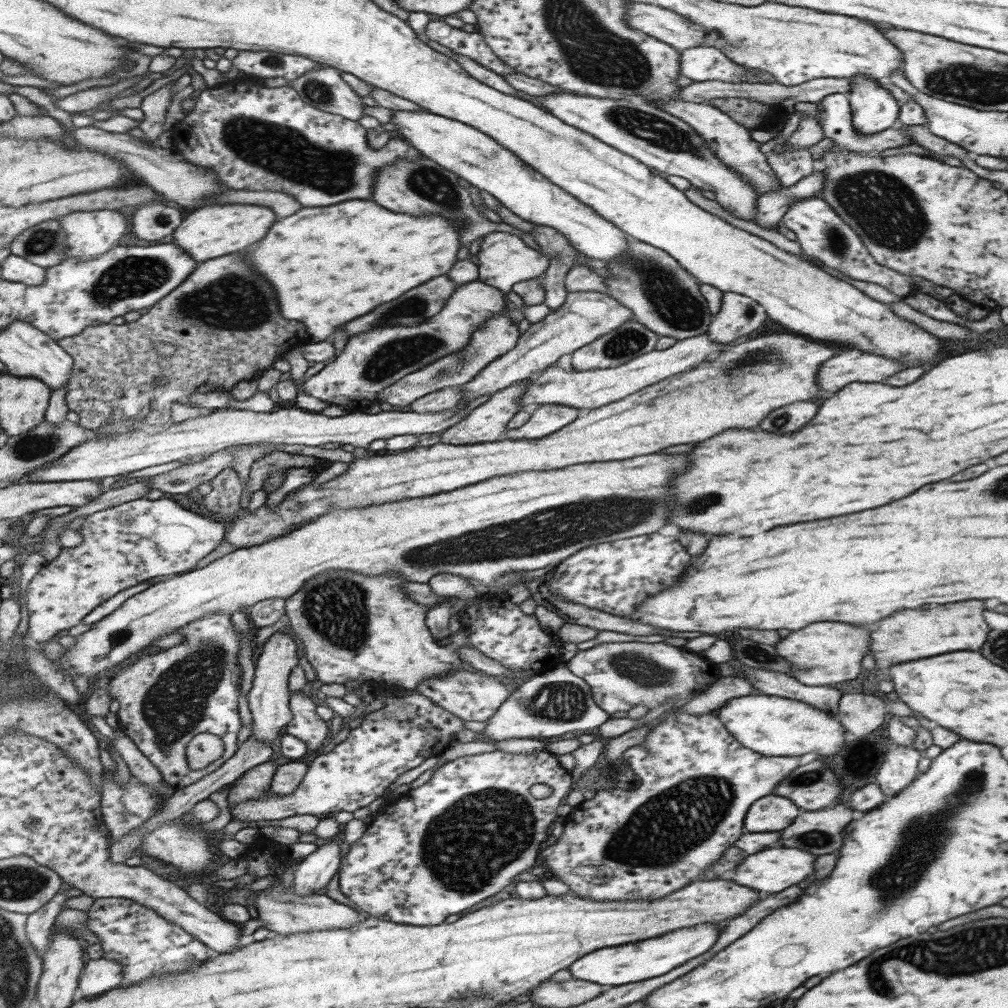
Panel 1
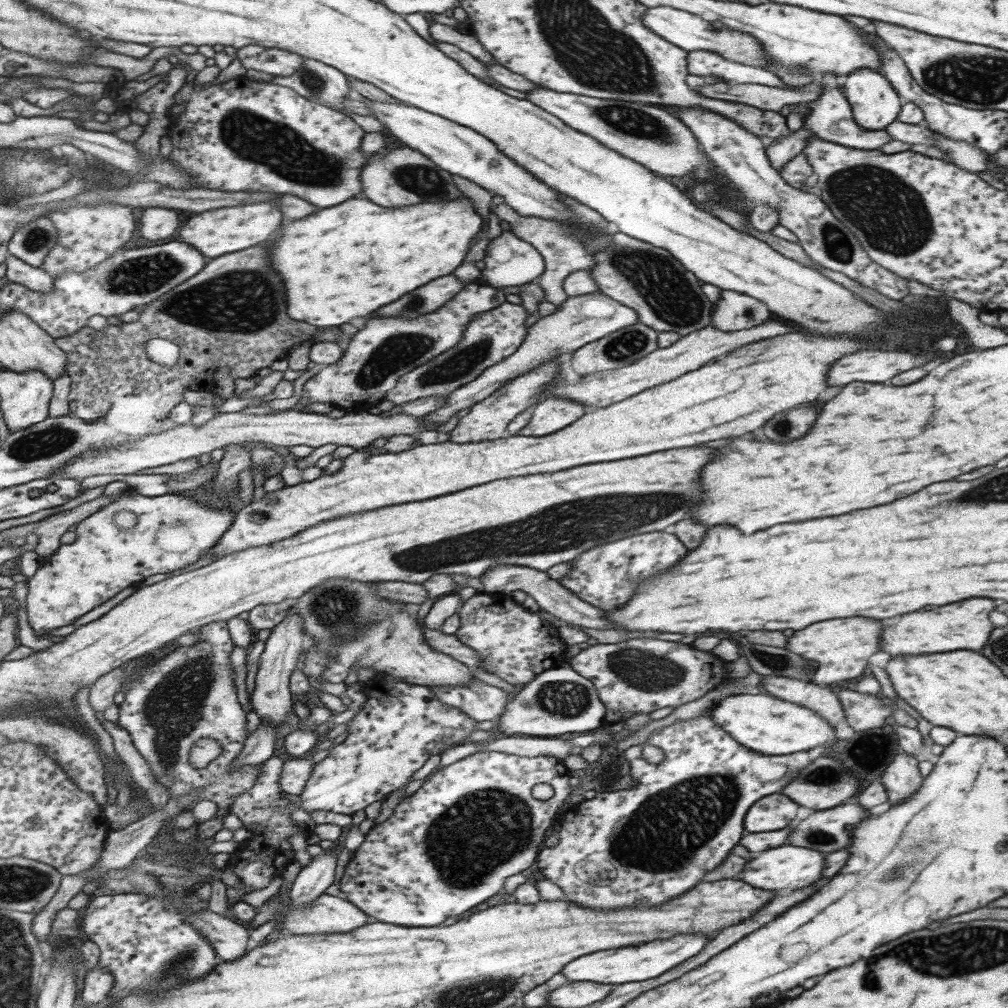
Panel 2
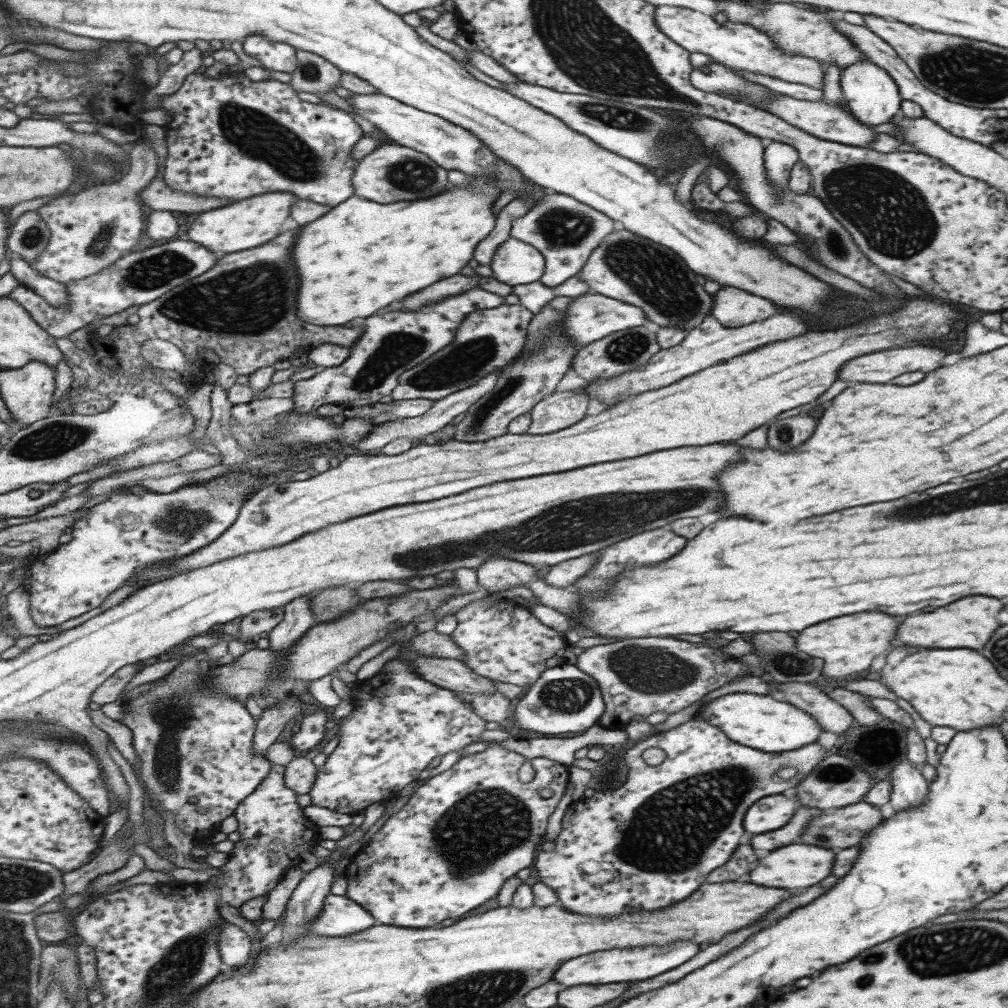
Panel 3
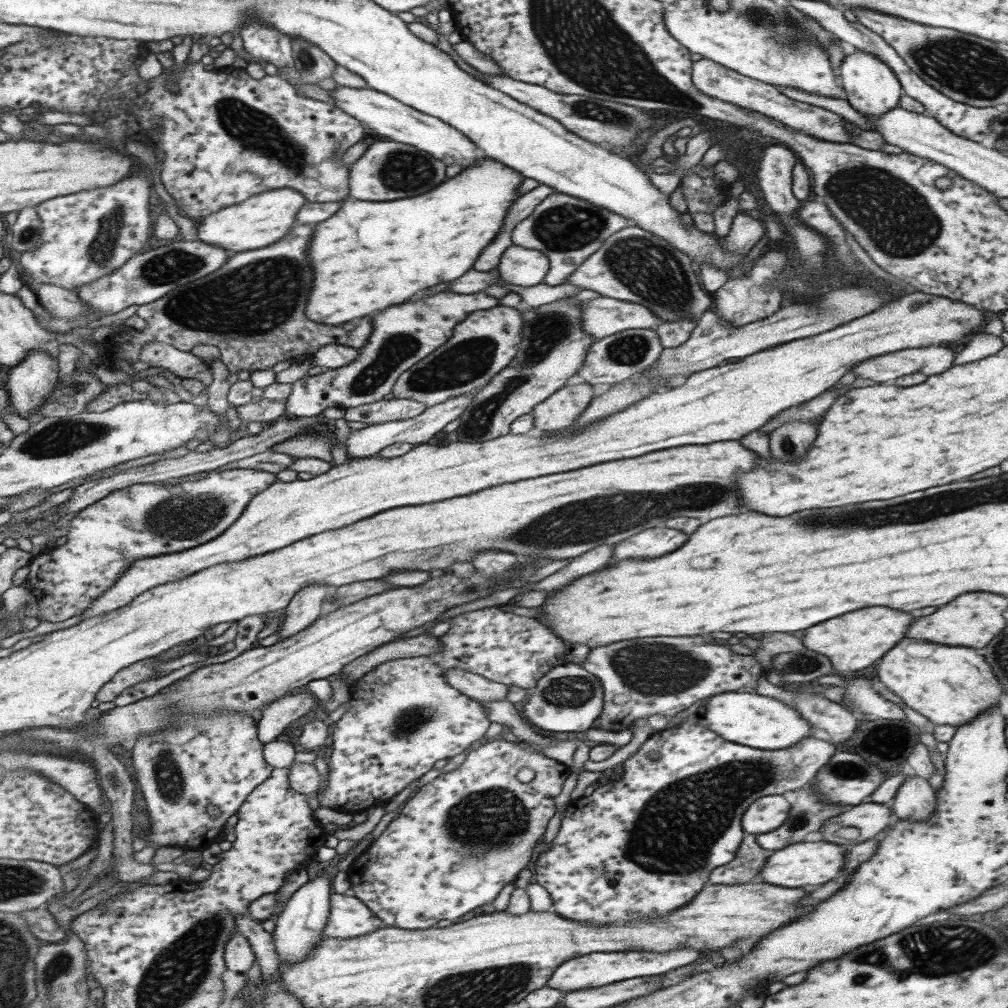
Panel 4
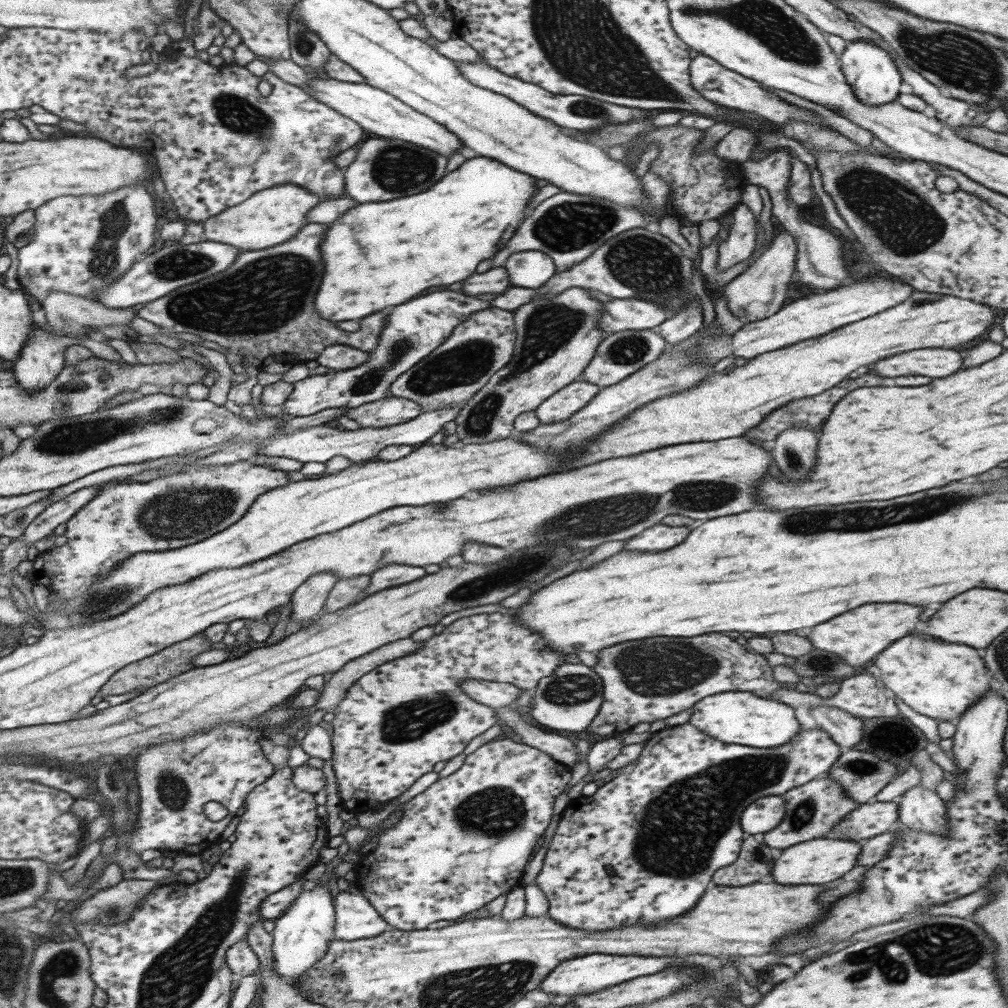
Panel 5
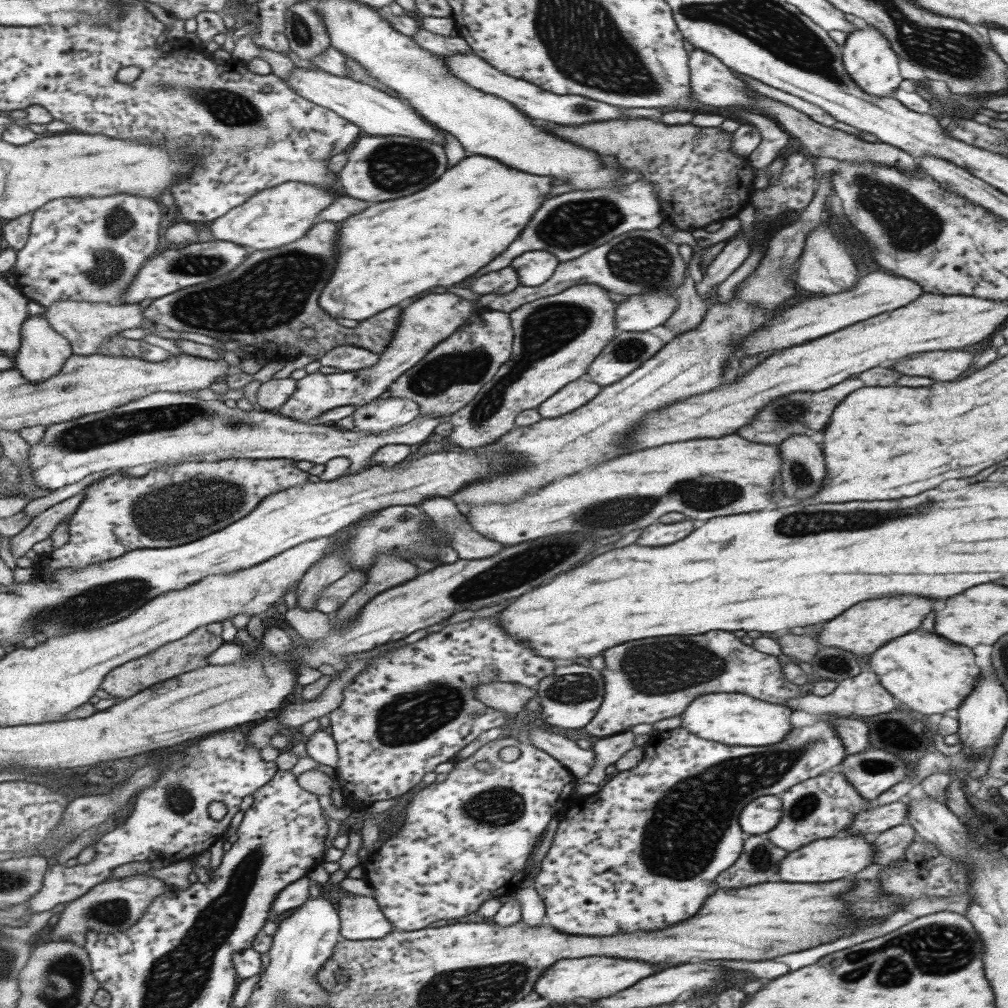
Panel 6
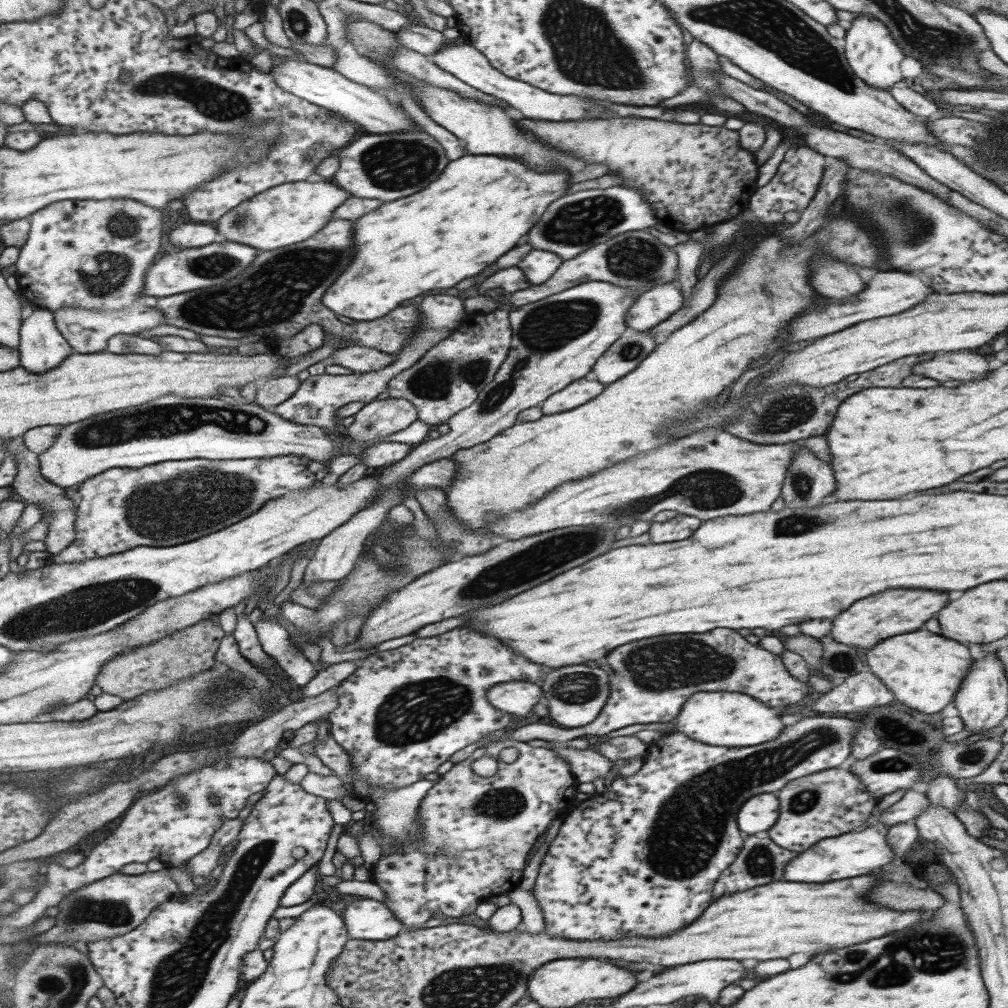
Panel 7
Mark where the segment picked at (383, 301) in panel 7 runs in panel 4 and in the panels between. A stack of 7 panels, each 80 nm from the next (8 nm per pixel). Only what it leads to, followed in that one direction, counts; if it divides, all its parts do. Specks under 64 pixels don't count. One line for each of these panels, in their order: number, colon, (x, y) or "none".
4: (370, 255)
5: (443, 233)
6: (437, 237)

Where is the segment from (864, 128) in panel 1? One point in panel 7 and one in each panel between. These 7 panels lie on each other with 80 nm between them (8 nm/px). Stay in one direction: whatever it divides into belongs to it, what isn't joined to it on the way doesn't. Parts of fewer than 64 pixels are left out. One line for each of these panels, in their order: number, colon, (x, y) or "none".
2: (874, 104)
3: (872, 97)
4: (870, 87)
5: (874, 78)
6: (868, 59)
7: (869, 49)

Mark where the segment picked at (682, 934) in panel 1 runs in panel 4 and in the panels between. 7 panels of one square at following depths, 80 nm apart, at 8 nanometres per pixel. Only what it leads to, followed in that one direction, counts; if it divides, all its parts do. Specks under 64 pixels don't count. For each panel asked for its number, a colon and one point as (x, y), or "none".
2: (633, 963)
3: (610, 966)
4: (596, 969)

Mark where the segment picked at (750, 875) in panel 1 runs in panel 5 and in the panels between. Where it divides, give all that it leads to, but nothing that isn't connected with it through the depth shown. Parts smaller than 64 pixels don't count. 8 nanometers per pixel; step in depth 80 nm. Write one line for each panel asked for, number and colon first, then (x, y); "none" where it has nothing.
2: (791, 867)
3: (798, 865)
4: (805, 863)
5: (820, 860)

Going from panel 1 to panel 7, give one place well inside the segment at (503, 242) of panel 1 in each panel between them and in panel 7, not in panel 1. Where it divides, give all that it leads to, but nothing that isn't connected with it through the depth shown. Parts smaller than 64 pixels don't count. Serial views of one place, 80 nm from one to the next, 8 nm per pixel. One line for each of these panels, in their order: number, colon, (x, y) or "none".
2: (510, 261)
3: (514, 263)
4: (518, 266)
5: (529, 269)
6: (534, 267)
7: (538, 265)

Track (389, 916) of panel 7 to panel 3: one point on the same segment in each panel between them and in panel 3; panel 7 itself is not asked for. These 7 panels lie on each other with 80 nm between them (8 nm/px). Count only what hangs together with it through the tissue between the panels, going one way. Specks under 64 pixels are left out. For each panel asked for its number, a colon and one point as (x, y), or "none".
3: (342, 915)
4: (351, 918)
5: (356, 917)
6: (362, 919)

